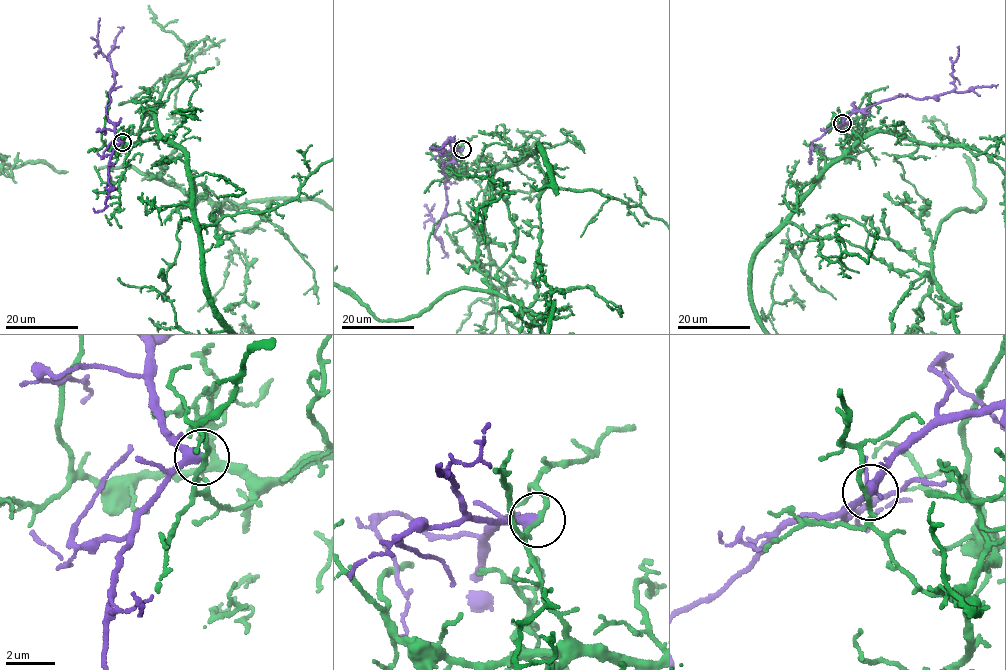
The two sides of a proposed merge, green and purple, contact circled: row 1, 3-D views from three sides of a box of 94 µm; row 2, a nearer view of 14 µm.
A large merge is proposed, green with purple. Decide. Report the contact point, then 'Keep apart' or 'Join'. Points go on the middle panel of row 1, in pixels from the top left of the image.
Place: (462, 149). Keep apart

